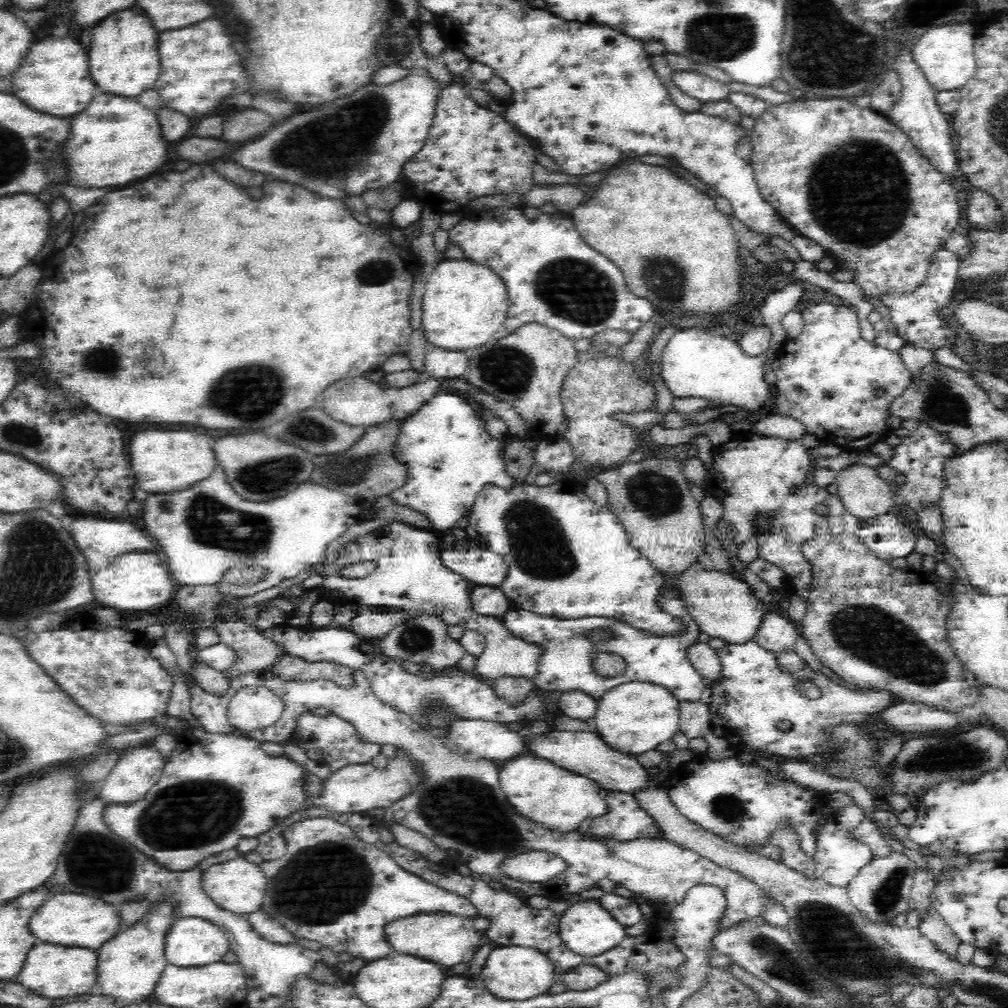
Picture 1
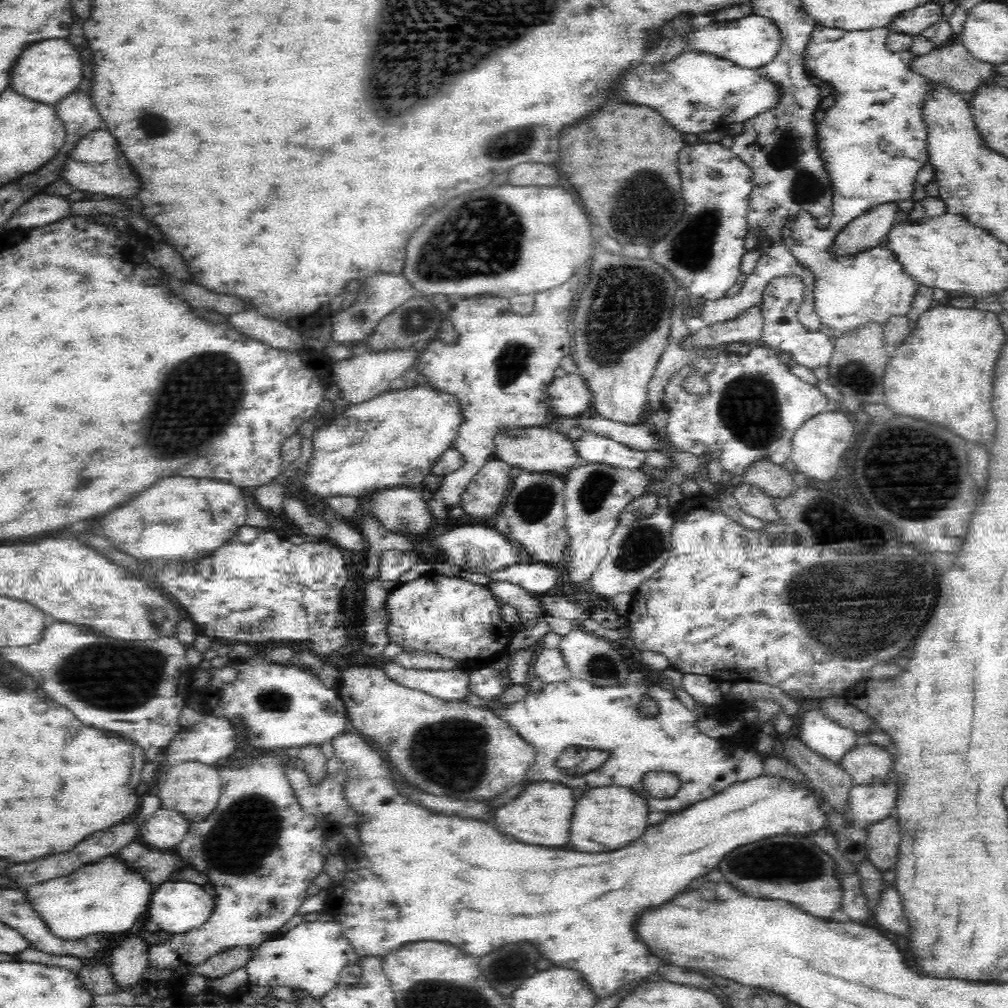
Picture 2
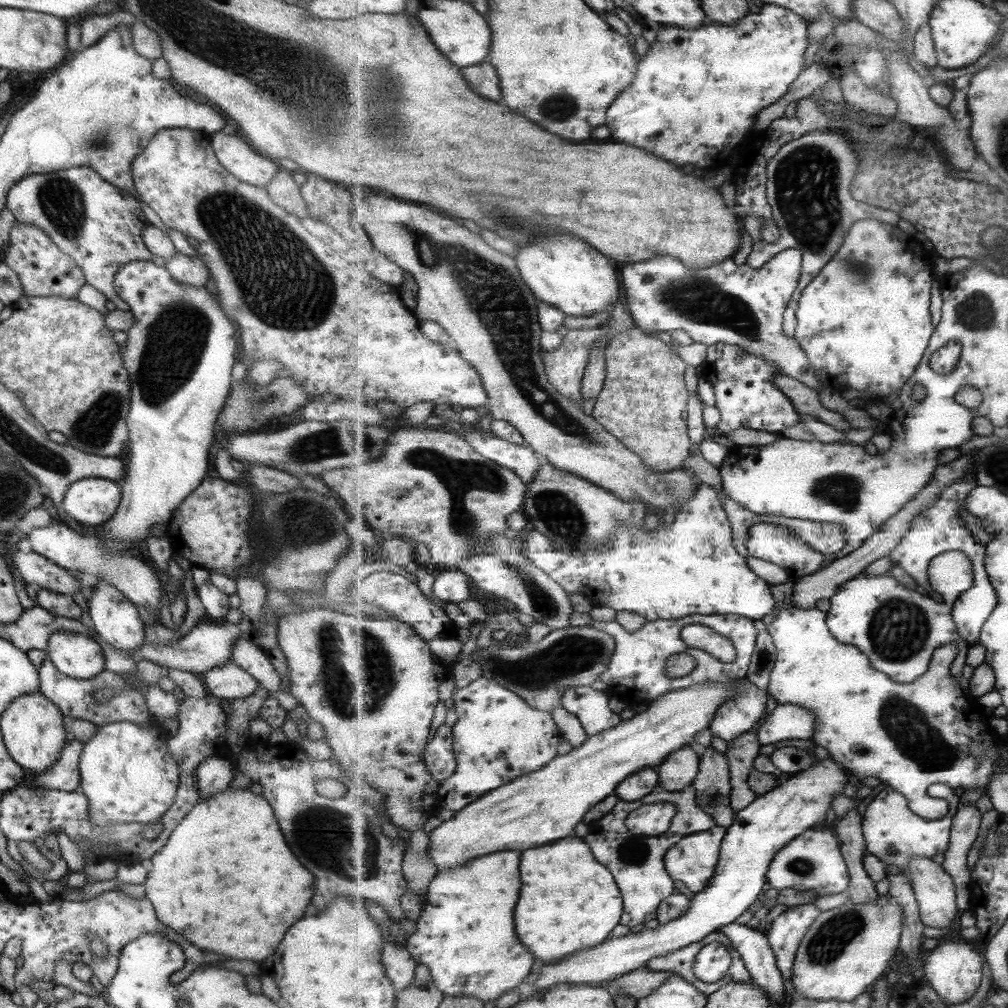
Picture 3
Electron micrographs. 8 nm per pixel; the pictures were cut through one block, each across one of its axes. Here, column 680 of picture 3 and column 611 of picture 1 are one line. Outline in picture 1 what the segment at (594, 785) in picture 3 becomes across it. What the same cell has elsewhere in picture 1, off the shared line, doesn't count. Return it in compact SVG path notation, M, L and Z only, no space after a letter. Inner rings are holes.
M627 682L612 688L597 700L597 711L592 721L596 723L595 731L608 749L628 756L644 755L659 744L672 739L679 730L679 702L670 694L670 691L657 684Z

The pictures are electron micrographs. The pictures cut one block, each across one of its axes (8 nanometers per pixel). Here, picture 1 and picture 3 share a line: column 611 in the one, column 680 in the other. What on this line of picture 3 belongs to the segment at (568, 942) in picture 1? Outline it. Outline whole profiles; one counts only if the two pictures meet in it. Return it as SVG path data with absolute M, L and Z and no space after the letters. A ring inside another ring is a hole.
M831 757L821 762L817 760L817 764L811 767L810 770L799 772L797 775L786 776L784 782L781 785L778 784L778 788L763 794L763 796L758 796L757 800L750 804L747 809L738 812L736 822L728 828L725 840L723 840L717 874L713 876L712 880L709 880L708 888L705 888L705 891L694 895L687 913L671 919L667 924L659 924L655 929L642 929L639 933L629 932L627 935L616 939L611 938L607 942L603 942L601 946L589 948L585 952L583 950L575 952L573 956L569 956L569 962L565 958L559 964L543 966L541 978L535 982L535 986L537 986L535 994L537 992L545 994L545 992L551 990L551 986L555 986L555 982L567 982L567 980L585 982L587 985L593 985L593 982L597 982L596 985L601 986L603 982L622 978L625 974L633 972L633 970L643 968L643 966L647 967L647 962L657 958L657 956L667 956L669 952L675 952L679 948L695 944L704 939L705 936L712 934L712 932L721 930L723 926L737 922L737 918L743 916L747 910L749 911L749 908L757 902L759 894L763 893L765 881L768 881L767 872L769 872L771 863L776 858L777 853L783 850L792 840L795 840L798 835L812 829L815 824L823 822L829 808L832 807L833 797L843 793L843 785L851 784L852 778L851 771L838 764Z

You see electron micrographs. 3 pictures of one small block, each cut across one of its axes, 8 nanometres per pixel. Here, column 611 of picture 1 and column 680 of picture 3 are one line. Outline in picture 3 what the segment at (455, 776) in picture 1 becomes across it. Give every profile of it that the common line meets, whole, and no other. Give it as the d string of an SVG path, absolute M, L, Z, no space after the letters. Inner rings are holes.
M717 825L711 830L686 836L681 842L669 849L665 862L672 878L682 881L694 894L705 891L705 888L708 888L709 880L712 880L713 876L717 874L722 844L727 832L727 827Z

